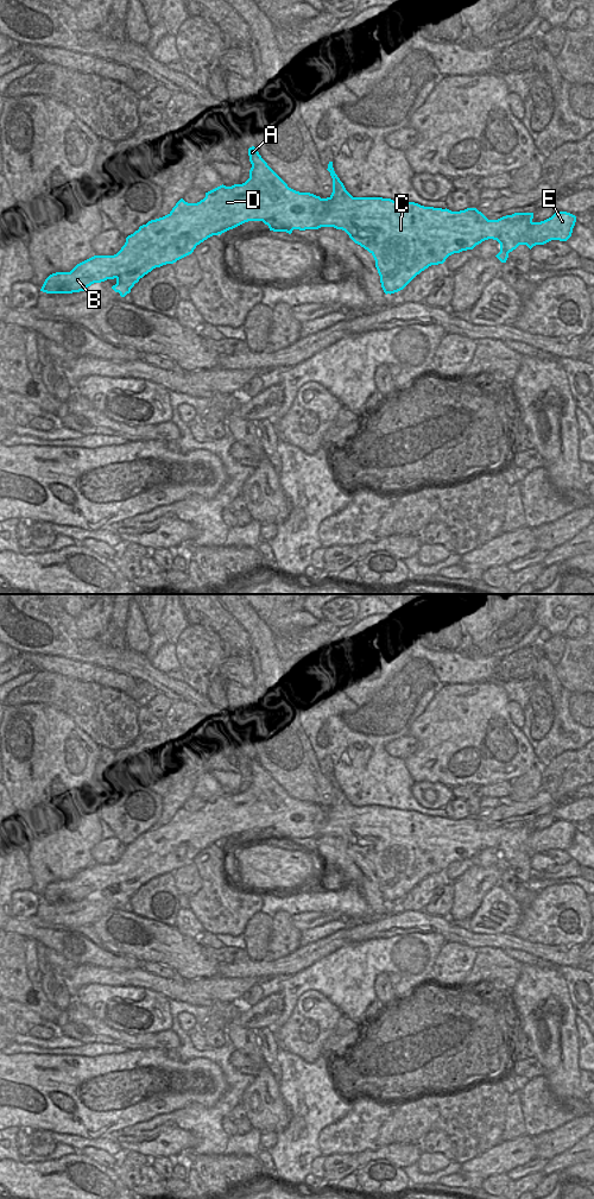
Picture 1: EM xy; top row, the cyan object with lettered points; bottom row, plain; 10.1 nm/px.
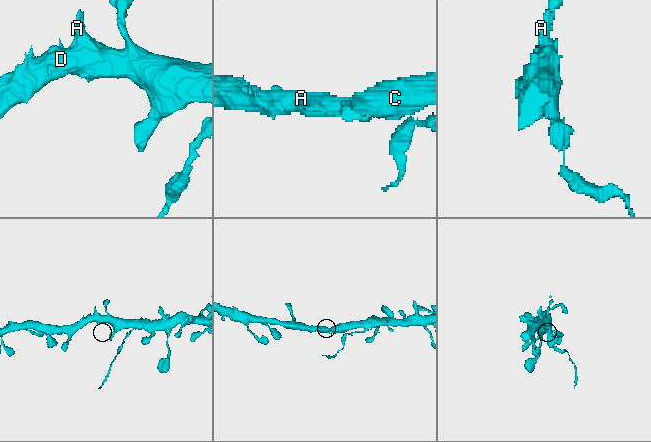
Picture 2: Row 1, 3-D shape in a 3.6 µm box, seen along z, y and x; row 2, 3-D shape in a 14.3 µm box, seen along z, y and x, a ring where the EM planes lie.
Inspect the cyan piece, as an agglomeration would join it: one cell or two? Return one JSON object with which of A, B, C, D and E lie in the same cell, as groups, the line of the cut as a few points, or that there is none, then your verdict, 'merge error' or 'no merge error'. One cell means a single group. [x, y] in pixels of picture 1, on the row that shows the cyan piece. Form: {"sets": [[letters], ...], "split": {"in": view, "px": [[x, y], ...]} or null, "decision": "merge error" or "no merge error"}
{"sets": [["A", "B", "C", "D", "E"]], "split": null, "decision": "no merge error"}

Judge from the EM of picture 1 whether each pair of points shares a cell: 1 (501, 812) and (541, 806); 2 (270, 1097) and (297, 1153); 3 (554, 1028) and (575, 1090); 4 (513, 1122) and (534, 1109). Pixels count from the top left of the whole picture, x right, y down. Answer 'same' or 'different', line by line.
1: same
2: different
3: same
4: different

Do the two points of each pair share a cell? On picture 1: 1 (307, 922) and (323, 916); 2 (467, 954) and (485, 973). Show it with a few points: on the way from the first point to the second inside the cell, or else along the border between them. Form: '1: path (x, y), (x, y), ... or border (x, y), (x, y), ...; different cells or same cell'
1: path (310, 920), (320, 917); same cell
2: border (476, 950), (472, 969), (457, 985); different cells

